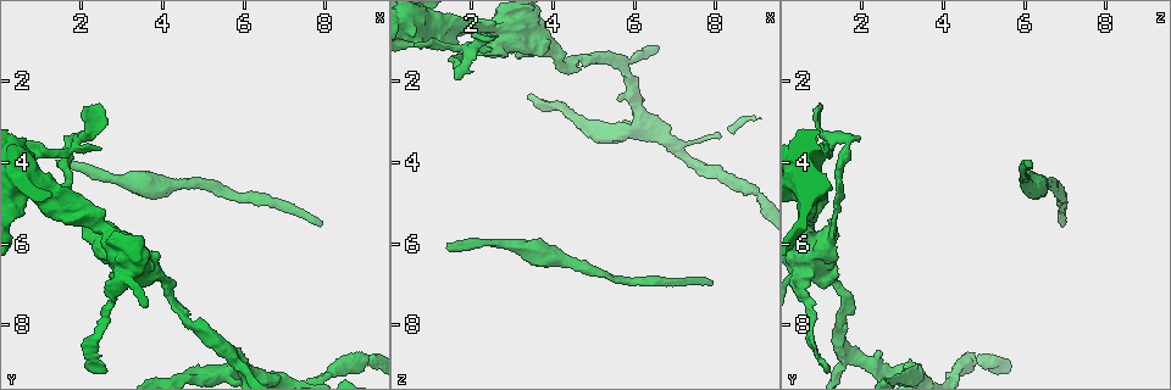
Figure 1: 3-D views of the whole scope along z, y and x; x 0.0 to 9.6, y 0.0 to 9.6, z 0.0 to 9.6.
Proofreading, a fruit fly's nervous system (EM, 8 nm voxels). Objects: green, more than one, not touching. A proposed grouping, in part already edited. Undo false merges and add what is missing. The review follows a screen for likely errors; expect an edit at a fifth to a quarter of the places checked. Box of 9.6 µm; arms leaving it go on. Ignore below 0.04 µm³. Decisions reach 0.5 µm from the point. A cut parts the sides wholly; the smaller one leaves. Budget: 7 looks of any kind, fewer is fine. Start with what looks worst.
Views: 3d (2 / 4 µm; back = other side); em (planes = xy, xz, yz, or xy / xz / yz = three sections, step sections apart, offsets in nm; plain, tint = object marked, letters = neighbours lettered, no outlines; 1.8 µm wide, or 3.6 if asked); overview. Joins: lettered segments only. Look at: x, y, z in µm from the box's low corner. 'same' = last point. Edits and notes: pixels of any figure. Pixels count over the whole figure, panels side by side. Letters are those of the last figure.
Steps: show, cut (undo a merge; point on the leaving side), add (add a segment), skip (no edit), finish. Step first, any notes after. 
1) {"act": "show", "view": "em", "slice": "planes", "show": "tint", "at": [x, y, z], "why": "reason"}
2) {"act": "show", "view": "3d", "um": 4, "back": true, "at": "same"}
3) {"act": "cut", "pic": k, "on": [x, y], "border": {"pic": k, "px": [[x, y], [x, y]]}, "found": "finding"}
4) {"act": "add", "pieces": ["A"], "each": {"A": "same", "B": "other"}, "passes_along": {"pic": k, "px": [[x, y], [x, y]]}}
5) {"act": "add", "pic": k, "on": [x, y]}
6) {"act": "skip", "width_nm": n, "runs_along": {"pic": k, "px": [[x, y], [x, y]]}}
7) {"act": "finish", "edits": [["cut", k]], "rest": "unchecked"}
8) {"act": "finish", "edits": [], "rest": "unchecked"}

{"act": "show", "view": "em", "slice": "xz", "step": 16, "show": "letters", "at": [1.45, 3.90, 6.10], "why": "free end"}

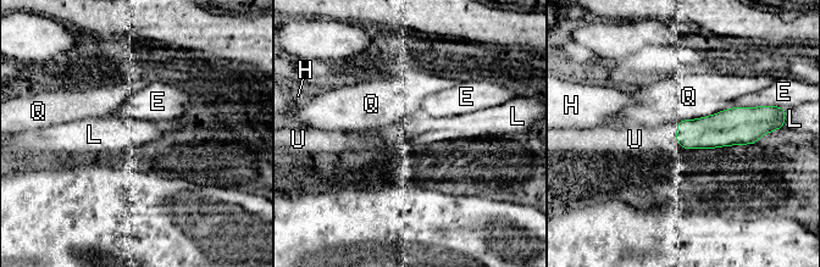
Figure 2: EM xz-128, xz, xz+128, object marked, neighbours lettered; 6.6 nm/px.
{"act": "show", "view": "em", "slice": "xy", "step": 4, "show": "letters", "at": "same"}

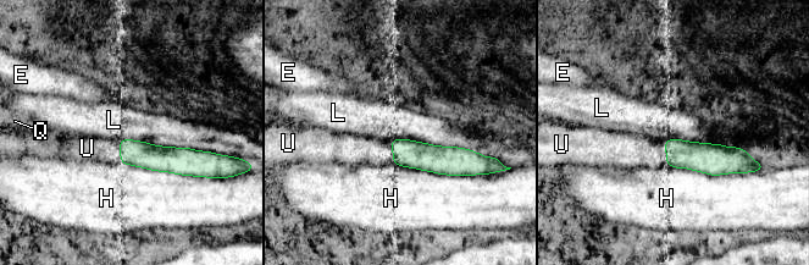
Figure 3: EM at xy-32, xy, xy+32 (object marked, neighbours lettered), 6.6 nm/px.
{"act": "add", "pic": 3, "on": [629, 150], "each": {"E": "other", "H": "other", "L": "other", "Q": "other", "U": "same"}, "found": "it goes on there"}

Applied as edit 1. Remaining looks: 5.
{"act": "show", "view": "overview", "why": "redraw"}

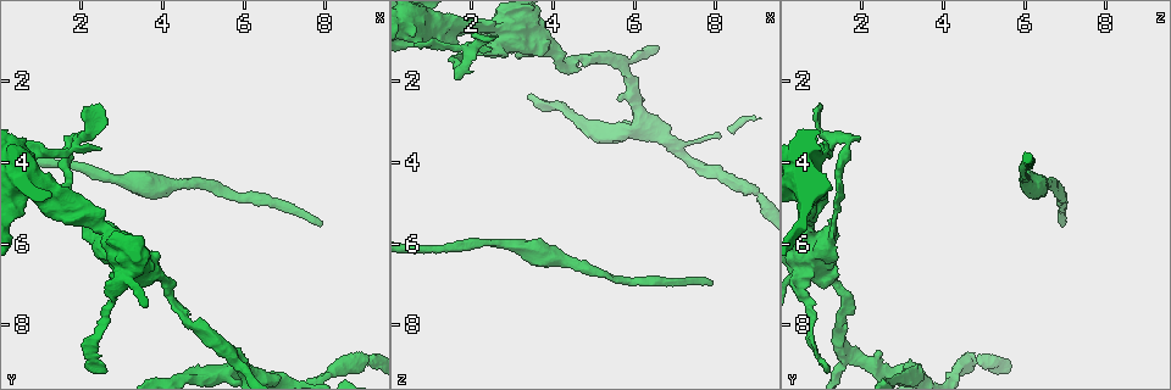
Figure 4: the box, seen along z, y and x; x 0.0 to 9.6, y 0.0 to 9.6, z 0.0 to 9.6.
{"act": "show", "view": "3d", "um": 2, "at": [9.05, 8.85, 4.80], "why": "thin neck"}

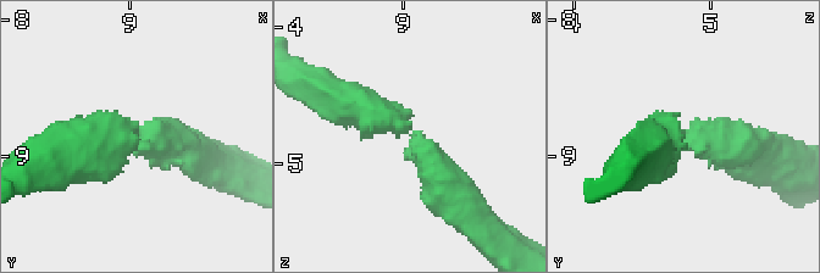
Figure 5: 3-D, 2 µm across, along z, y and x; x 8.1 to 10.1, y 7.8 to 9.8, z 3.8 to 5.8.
{"act": "show", "view": "em", "slice": "planes", "show": "letters", "at": [9.10, 8.88, 4.82], "arm_widths_nm": [300, 300], "why": "shape alone is not enough"}

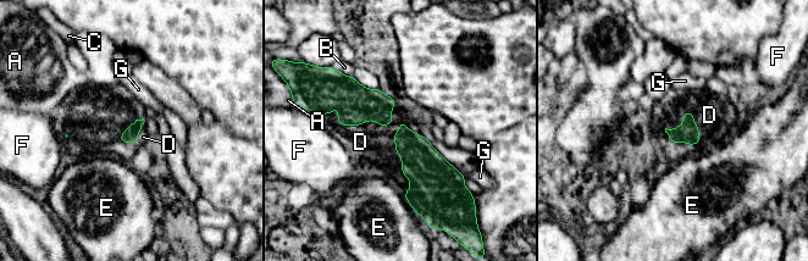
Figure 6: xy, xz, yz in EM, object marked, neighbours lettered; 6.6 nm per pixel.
{"act": "add", "pic": 6, "on": [360, 142], "each": {"A": "other", "B": "other", "C": "other", "D": "same", "E": "other", "F": "other", "G": "other"}, "passes_along": {"pic": 6, "px": [[357, 104], [353, 125], [360, 142]]}, "found": "the cell continues"}

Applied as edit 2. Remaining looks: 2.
{"act": "finish", "edits": [["add", 3], ["add", 6]], "rest": "unchecked"}

